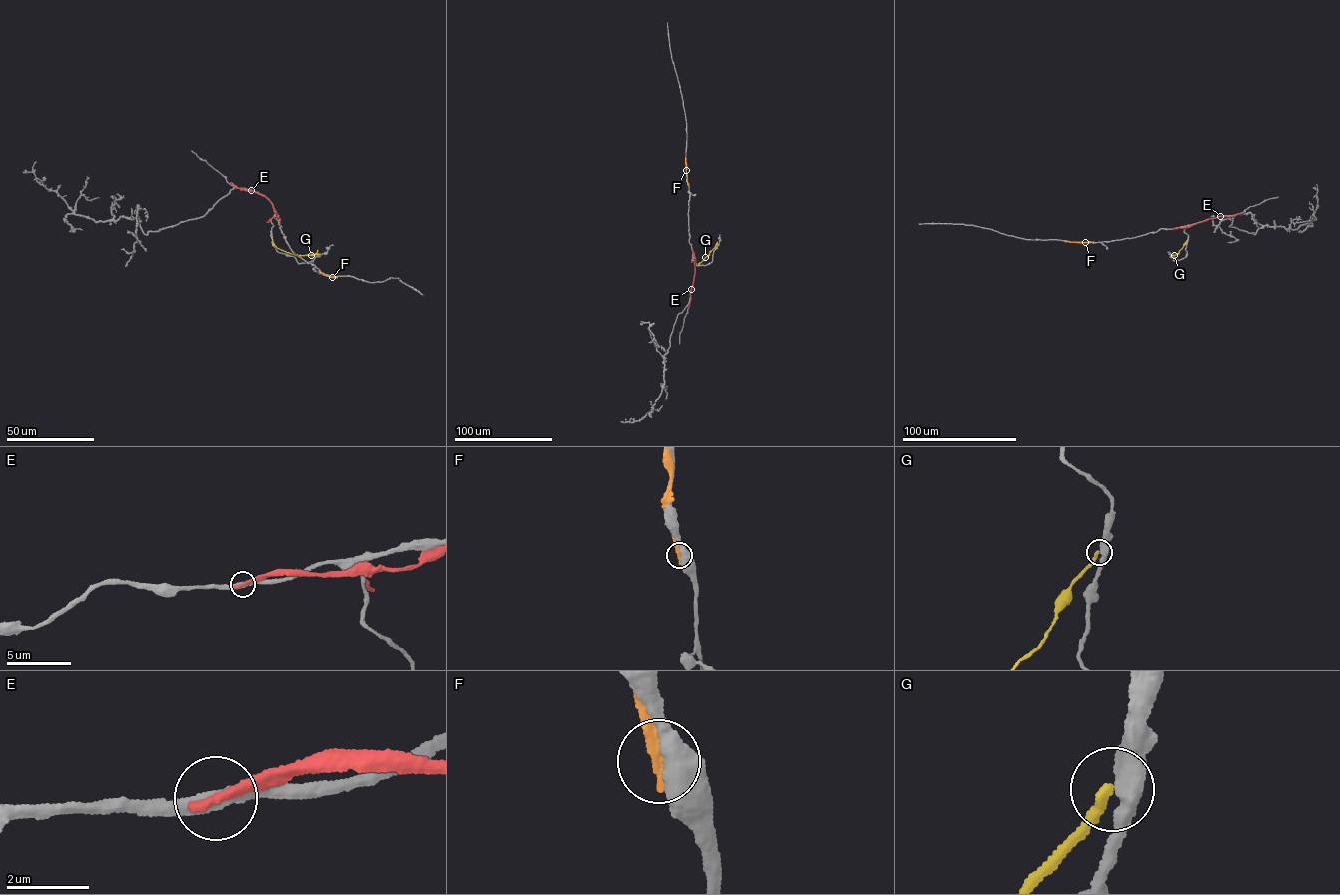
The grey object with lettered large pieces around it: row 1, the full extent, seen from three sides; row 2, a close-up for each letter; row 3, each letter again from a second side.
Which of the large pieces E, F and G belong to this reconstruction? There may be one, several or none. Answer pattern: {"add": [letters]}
{"add": []}

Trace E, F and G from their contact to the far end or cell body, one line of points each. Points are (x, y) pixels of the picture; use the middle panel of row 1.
E: (692, 250), (695, 268), (688, 309)
F: (687, 183), (685, 157)
G: (698, 265), (717, 241)

